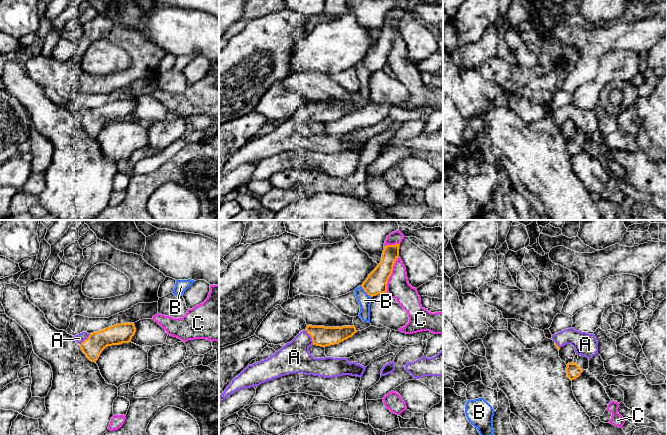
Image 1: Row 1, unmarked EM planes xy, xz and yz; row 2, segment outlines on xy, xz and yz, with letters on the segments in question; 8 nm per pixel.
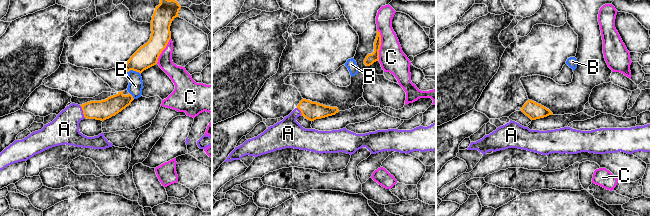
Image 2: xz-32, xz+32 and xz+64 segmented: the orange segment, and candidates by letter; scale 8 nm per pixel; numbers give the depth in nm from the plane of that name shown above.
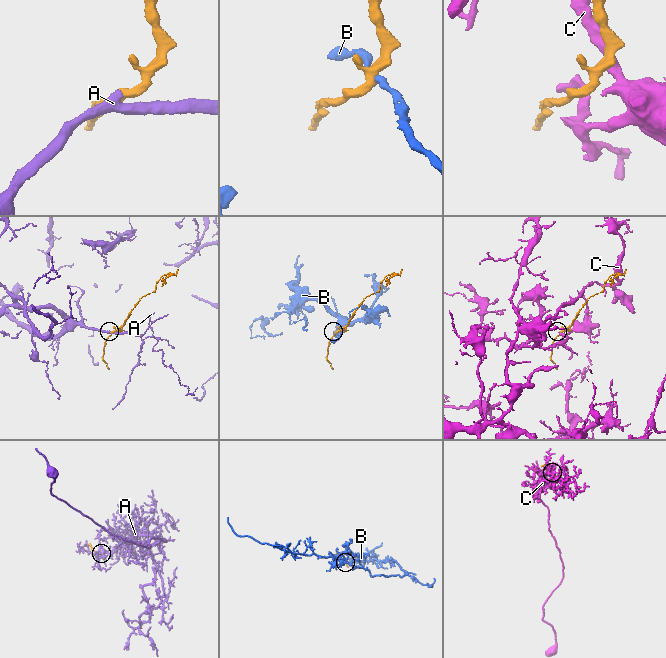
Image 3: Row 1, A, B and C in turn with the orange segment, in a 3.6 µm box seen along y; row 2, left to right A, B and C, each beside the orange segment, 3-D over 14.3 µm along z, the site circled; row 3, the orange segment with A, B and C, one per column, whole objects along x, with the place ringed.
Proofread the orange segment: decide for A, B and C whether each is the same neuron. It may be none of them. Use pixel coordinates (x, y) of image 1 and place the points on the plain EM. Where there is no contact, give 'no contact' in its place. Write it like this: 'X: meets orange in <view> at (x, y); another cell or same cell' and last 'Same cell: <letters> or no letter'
A: meets orange in xz at (311, 112); same cell
B: meets orange in xz at (366, 68); another cell
C: meets orange in xz at (391, 49); another cell
Same cell: A

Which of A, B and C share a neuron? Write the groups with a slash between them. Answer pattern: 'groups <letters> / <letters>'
groups A / B / C

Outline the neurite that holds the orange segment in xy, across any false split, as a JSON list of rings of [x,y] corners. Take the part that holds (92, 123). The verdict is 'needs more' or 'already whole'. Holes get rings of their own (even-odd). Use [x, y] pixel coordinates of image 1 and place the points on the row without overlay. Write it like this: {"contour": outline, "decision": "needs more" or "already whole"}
{"contour": [[[121,99],[90,110],[82,108],[73,114],[86,133],[96,139],[106,123],[131,118],[135,108],[134,99]]], "decision": "needs more"}

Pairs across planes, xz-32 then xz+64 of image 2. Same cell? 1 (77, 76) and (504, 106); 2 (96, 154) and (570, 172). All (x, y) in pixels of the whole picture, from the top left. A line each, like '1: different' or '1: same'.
1: different
2: different

